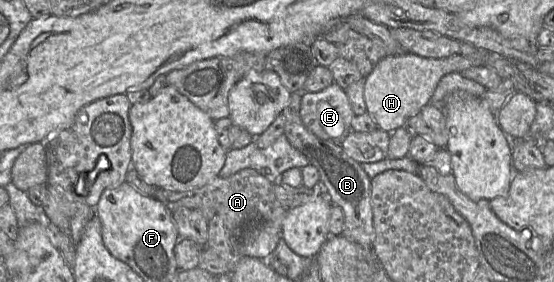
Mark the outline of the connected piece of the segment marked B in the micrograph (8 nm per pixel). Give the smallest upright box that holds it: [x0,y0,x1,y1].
[283,92,375,248]

